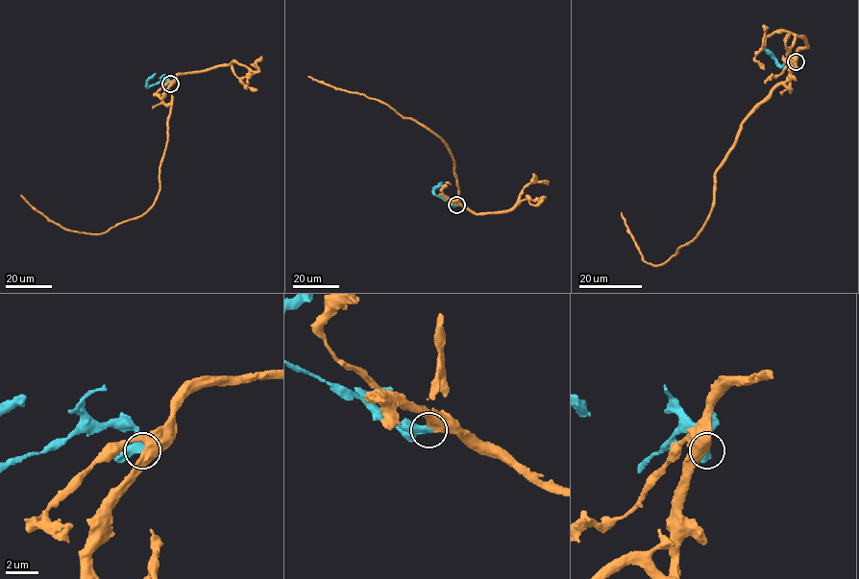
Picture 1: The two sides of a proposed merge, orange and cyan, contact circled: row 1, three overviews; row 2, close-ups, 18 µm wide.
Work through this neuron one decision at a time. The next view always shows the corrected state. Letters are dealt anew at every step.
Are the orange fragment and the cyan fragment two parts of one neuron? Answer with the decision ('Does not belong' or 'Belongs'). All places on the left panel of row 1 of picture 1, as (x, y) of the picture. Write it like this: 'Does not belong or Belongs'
Belongs

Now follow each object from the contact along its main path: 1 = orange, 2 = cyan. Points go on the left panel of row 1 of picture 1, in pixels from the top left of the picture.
1: (170, 84), (163, 99), (172, 101), (159, 190), (142, 215), (101, 233), (78, 232), (49, 221), (20, 195)
2: (170, 84), (161, 80), (148, 87), (147, 81), (156, 73)

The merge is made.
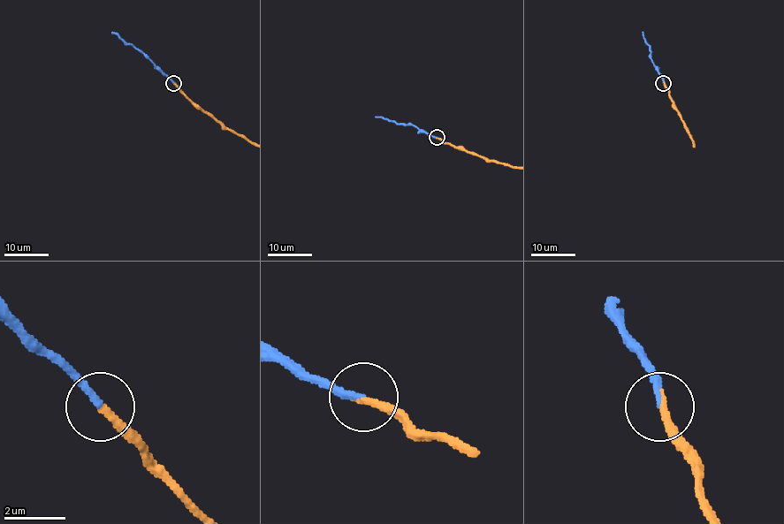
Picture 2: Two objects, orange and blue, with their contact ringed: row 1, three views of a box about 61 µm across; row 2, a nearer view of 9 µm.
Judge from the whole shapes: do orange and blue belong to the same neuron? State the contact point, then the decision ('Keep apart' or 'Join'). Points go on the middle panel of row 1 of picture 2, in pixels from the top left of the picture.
Place: (437, 137). Join

